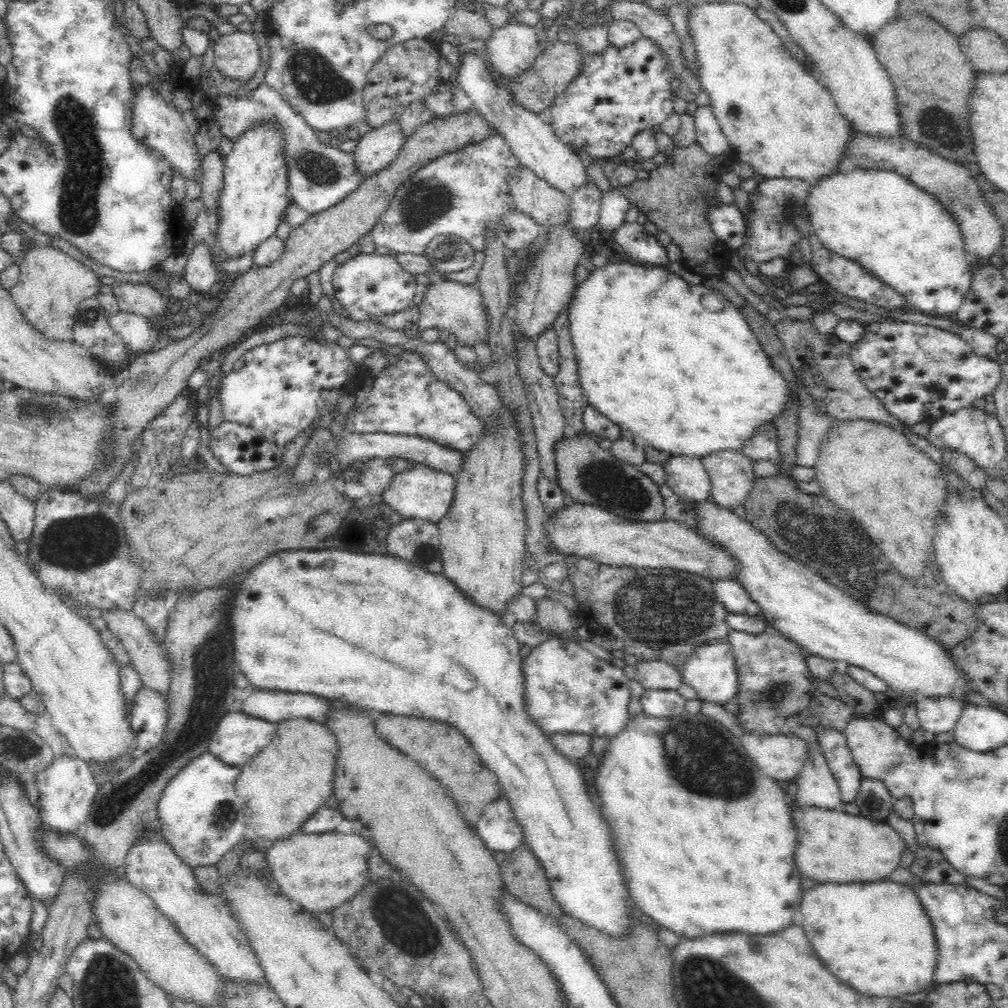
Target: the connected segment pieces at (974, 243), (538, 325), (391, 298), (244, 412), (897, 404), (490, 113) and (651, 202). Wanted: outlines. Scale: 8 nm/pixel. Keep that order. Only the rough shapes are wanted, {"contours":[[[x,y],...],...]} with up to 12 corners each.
{"contours":[[[856,131],[839,170],[894,171],[940,201],[968,257],[1005,237],[962,164],[904,136]],[[569,221],[526,266],[514,331],[537,339],[577,288],[585,243]],[[393,253],[335,268],[334,297],[354,322],[410,307],[417,280]],[[298,334],[247,350],[222,380],[224,420],[280,448],[367,370]],[[887,319],[849,356],[907,427],[991,394],[960,335]],[[476,49],[458,87],[522,167],[565,194],[588,168],[544,114],[519,106]],[[676,147],[652,177],[620,187],[701,276],[728,246],[704,221],[731,151]]]}

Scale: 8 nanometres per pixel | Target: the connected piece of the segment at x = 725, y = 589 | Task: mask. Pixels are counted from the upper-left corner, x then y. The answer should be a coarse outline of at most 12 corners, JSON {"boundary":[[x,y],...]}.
{"boundary":[[737,580],[713,582],[727,612],[758,616],[760,607]]}

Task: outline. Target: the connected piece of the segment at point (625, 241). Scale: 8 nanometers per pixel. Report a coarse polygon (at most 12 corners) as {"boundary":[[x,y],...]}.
{"boundary":[[638,222],[614,232],[624,252],[645,266],[668,264],[666,247]]}

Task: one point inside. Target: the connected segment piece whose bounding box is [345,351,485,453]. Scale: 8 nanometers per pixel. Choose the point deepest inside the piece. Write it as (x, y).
(407, 399)

